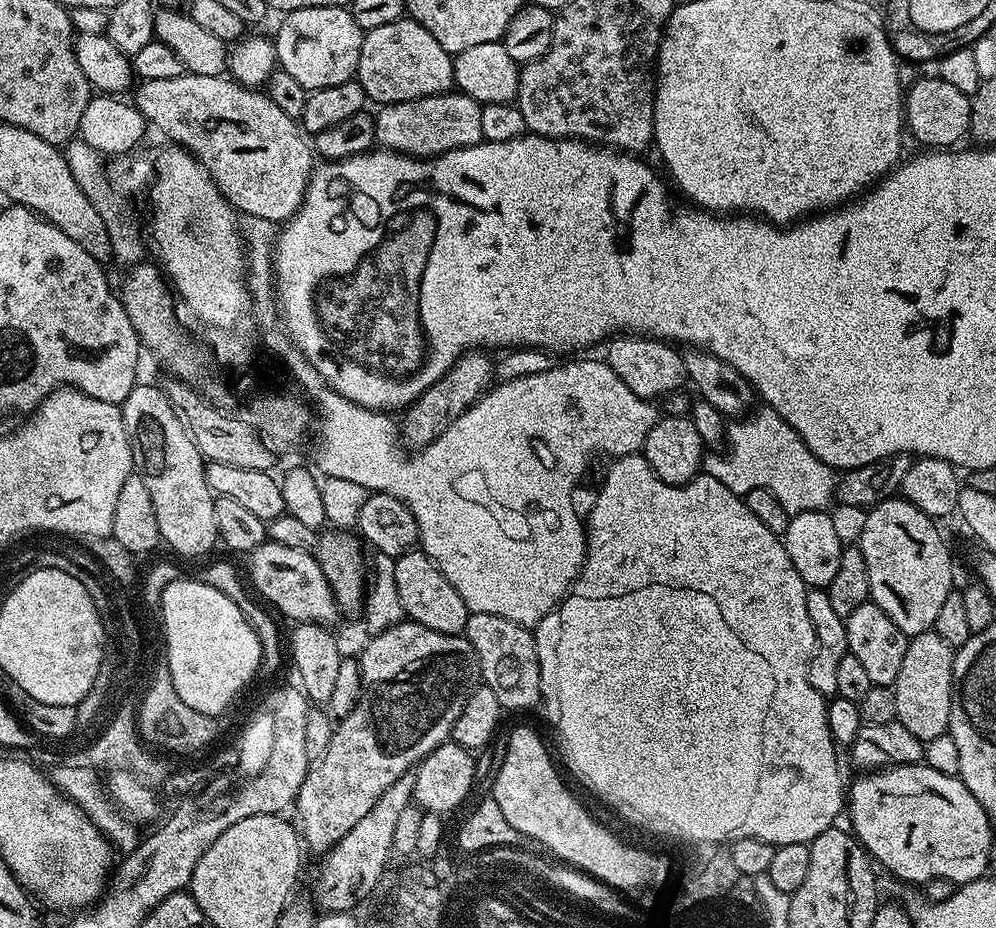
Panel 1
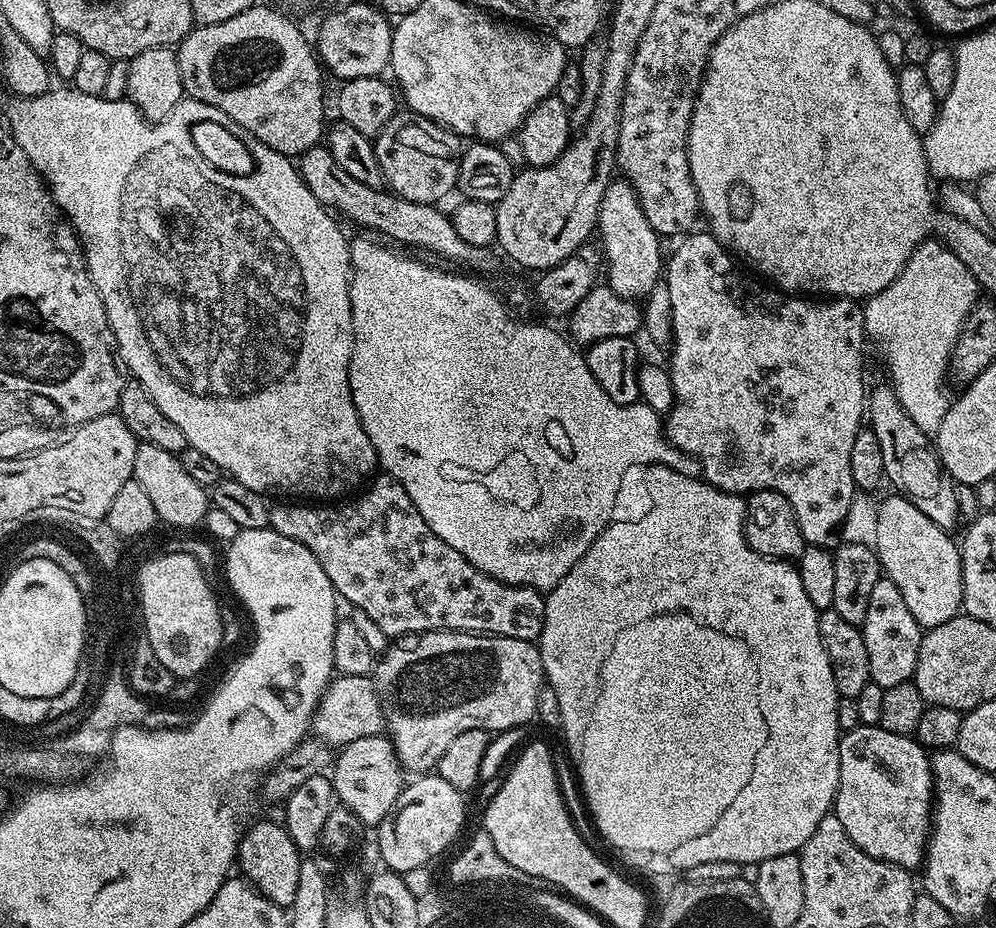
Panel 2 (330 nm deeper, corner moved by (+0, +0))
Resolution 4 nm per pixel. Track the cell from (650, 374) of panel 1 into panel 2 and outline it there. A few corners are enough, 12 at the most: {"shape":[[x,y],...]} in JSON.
{"shape":[[627,180],[596,226],[607,287],[643,301],[662,280],[662,237]]}

